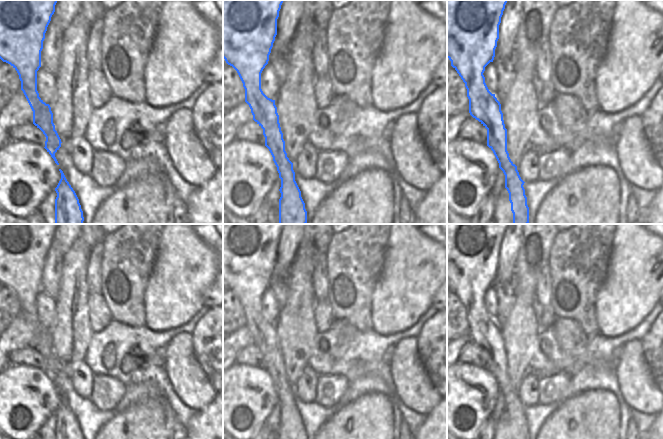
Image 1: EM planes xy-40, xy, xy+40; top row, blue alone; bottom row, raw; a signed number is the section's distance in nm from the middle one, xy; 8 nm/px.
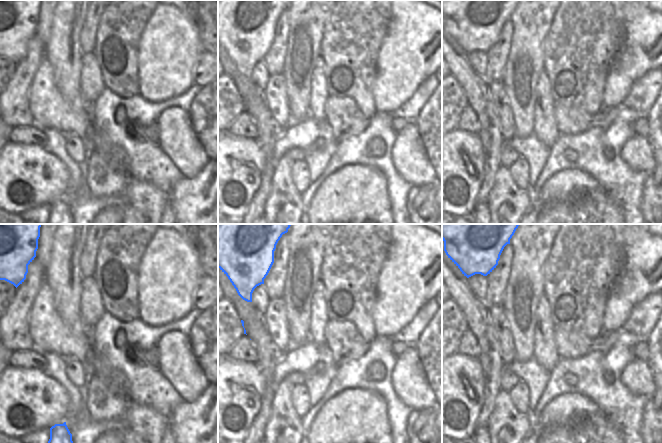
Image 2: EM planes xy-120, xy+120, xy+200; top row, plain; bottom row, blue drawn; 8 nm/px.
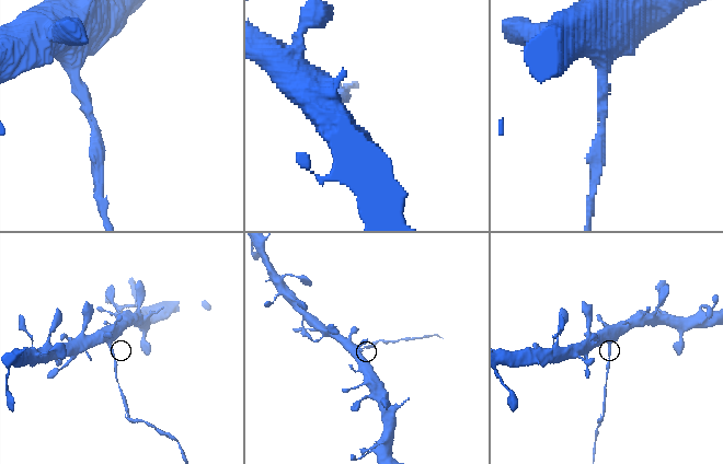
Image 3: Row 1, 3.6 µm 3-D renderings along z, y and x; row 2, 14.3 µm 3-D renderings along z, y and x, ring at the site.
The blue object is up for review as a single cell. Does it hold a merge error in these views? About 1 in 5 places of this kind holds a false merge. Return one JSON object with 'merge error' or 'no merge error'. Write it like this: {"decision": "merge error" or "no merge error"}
{"decision": "merge error"}

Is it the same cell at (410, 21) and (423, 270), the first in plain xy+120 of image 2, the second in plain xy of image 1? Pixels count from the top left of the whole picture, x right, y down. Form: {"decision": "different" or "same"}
{"decision": "same"}

